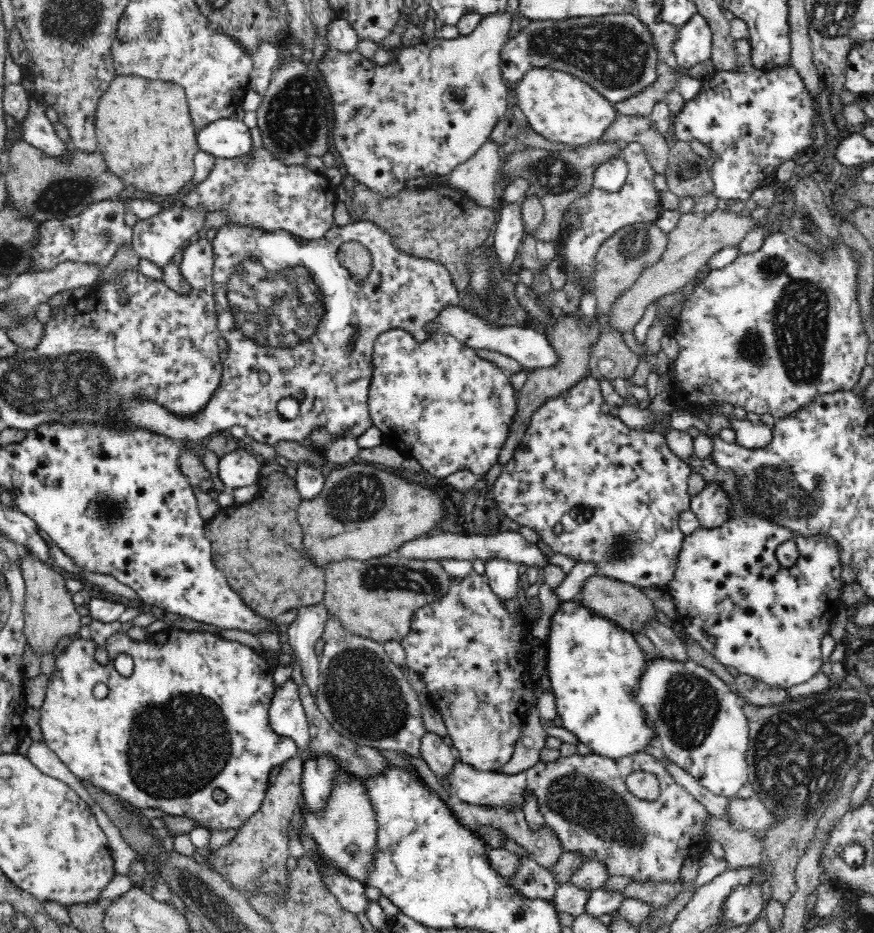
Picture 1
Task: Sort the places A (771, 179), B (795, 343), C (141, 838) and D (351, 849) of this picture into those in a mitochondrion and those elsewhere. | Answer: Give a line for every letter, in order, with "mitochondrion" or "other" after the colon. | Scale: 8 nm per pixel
A: other
B: mitochondrion
C: mitochondrion
D: mitochondrion

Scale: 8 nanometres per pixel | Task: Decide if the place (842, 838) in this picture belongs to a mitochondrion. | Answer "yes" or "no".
no

